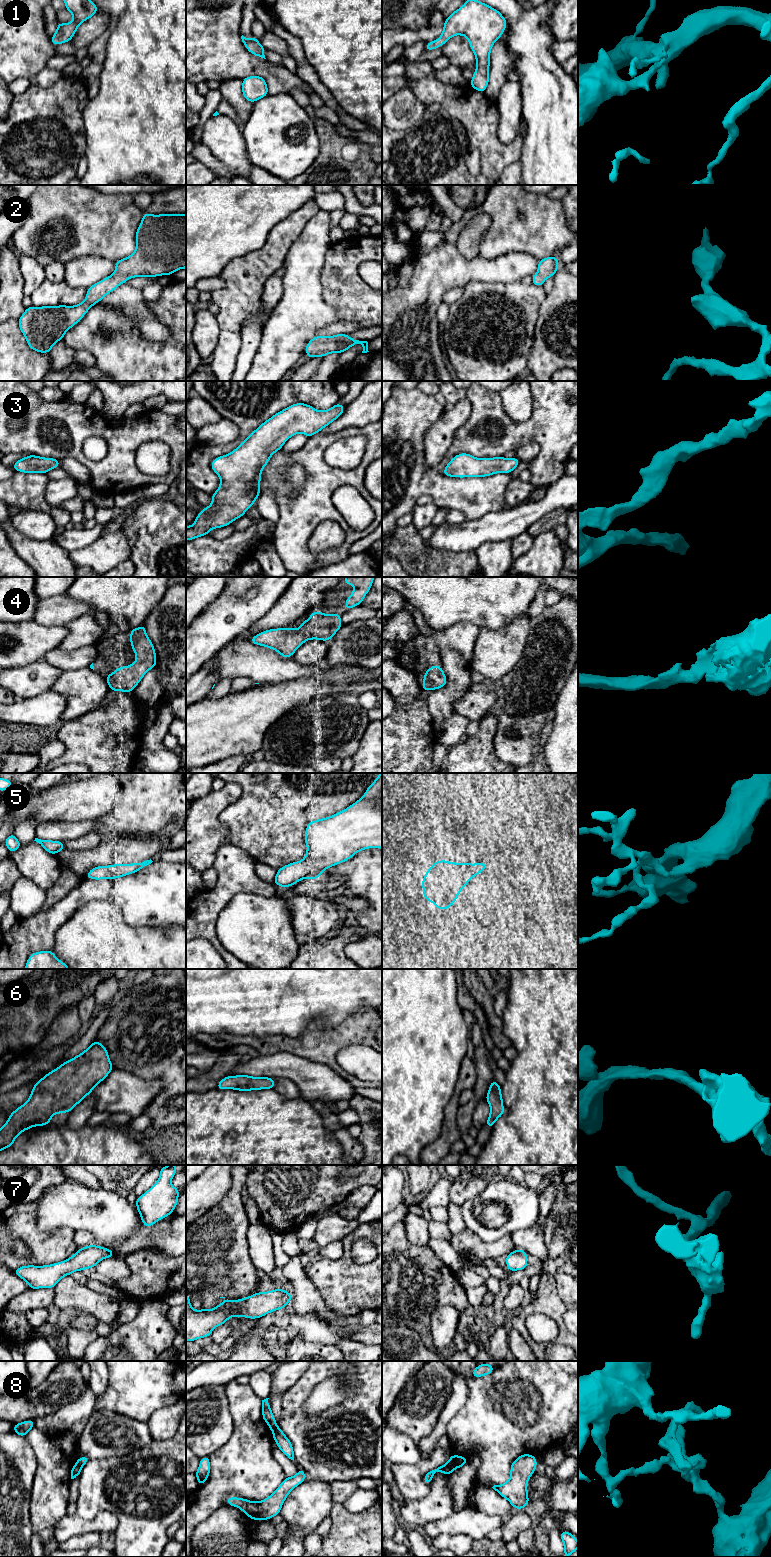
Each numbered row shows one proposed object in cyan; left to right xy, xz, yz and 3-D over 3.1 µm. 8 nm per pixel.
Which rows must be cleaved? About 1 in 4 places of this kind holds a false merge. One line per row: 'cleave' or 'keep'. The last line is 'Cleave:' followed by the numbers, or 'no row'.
1: keep
2: keep
3: keep
4: keep
5: keep
6: keep
7: keep
8: cleave
Cleave: 8

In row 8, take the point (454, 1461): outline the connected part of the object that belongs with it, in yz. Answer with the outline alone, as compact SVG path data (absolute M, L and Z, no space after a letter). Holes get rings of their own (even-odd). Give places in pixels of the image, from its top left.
M452 1454L448 1460L448 1464L454 1469L460 1468L468 1463L468 1459L464 1456Z

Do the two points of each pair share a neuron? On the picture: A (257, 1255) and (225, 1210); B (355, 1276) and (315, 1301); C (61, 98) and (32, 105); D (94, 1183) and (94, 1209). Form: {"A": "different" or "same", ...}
{"A": "different", "B": "different", "C": "same", "D": "different"}

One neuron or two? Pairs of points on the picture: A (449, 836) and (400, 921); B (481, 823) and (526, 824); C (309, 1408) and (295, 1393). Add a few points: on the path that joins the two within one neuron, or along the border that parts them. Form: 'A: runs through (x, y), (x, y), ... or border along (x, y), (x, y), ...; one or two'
A: runs through (427, 855), (399, 883), (399, 899); one
B: runs through (492, 822), (515, 822); one
C: border along (318, 1383), (302, 1405), (306, 1415); two

